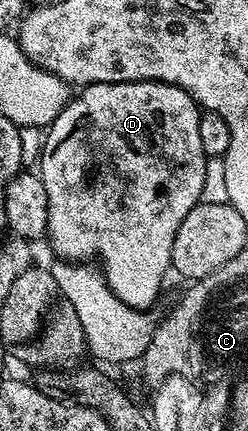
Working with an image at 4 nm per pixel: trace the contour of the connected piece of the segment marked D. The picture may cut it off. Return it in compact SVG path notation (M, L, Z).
M105 82L81 87L56 116L56 120L45 131L46 143L42 146L42 170L40 177L48 192L48 243L55 250L59 259L96 260L102 258L101 269L111 289L132 309L149 311L158 298L158 289L166 278L166 270L171 269L172 240L176 240L176 228L184 224L184 216L202 201L204 188L204 168L206 153L200 140L200 116L203 111L184 88L167 82Z

